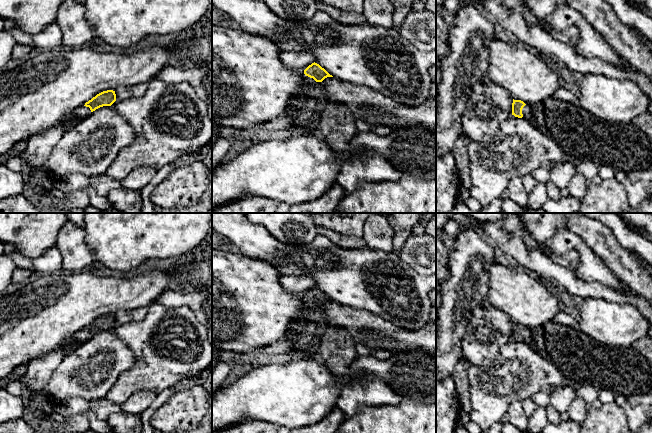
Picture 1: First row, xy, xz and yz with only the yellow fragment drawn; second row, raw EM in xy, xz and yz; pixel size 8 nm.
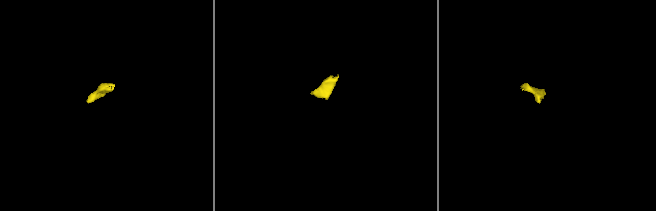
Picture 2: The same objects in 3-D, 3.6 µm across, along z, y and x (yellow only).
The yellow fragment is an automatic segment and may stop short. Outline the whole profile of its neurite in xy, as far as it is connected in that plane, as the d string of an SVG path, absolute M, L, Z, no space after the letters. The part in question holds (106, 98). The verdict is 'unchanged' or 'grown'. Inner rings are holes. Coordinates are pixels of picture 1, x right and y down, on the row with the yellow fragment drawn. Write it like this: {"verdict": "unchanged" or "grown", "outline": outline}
{"verdict": "grown", "outline": "M113 90L103 91L93 97L76 111L67 113L59 123L65 128L70 129L88 117L93 111L103 106L111 106L116 101L116 94Z"}

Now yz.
{"verdict": "grown", "outline": "M549 97L526 105L521 100L512 103L512 115L524 117L542 133L550 137L565 153L583 161L612 168L614 172L628 175L636 170L650 169L652 163L652 139L633 122L616 123L605 121L589 113L582 106Z"}

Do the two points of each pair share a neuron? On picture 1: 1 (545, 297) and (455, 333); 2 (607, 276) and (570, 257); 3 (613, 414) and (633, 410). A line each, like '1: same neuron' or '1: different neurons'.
1: different neurons
2: different neurons
3: different neurons

